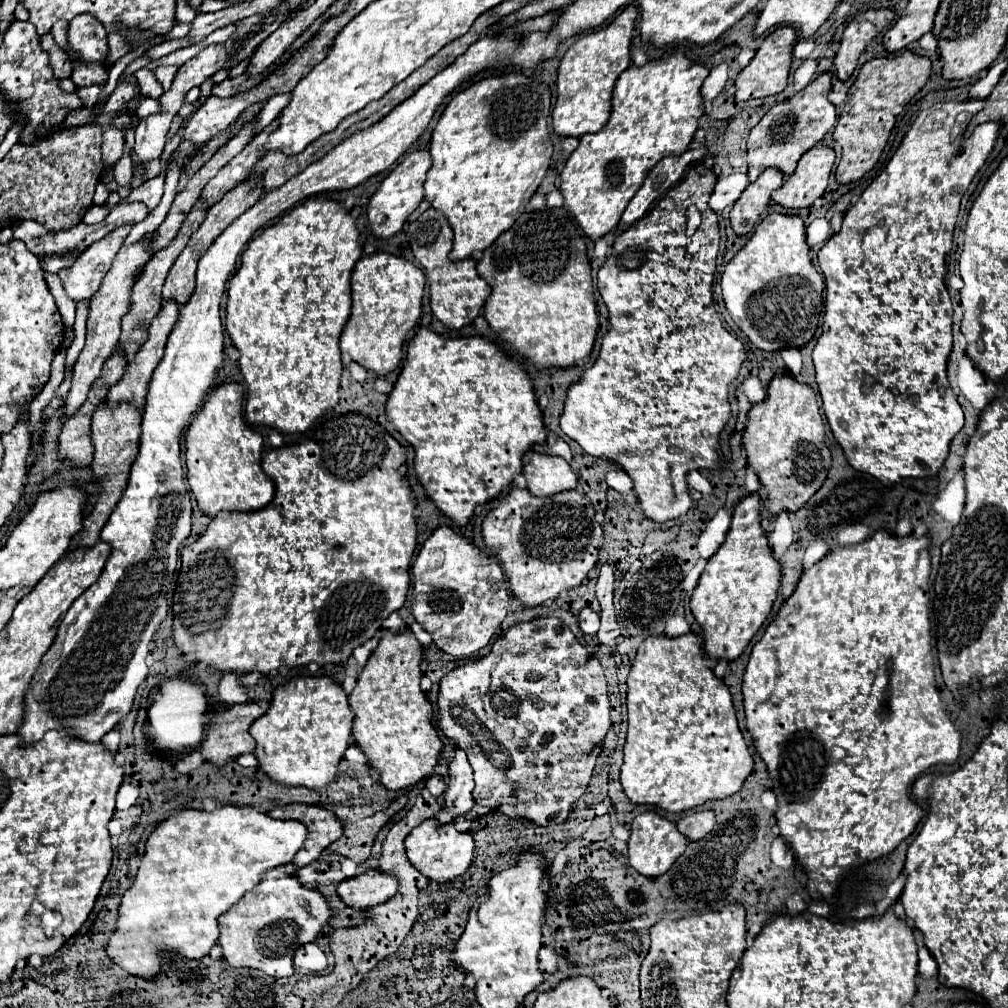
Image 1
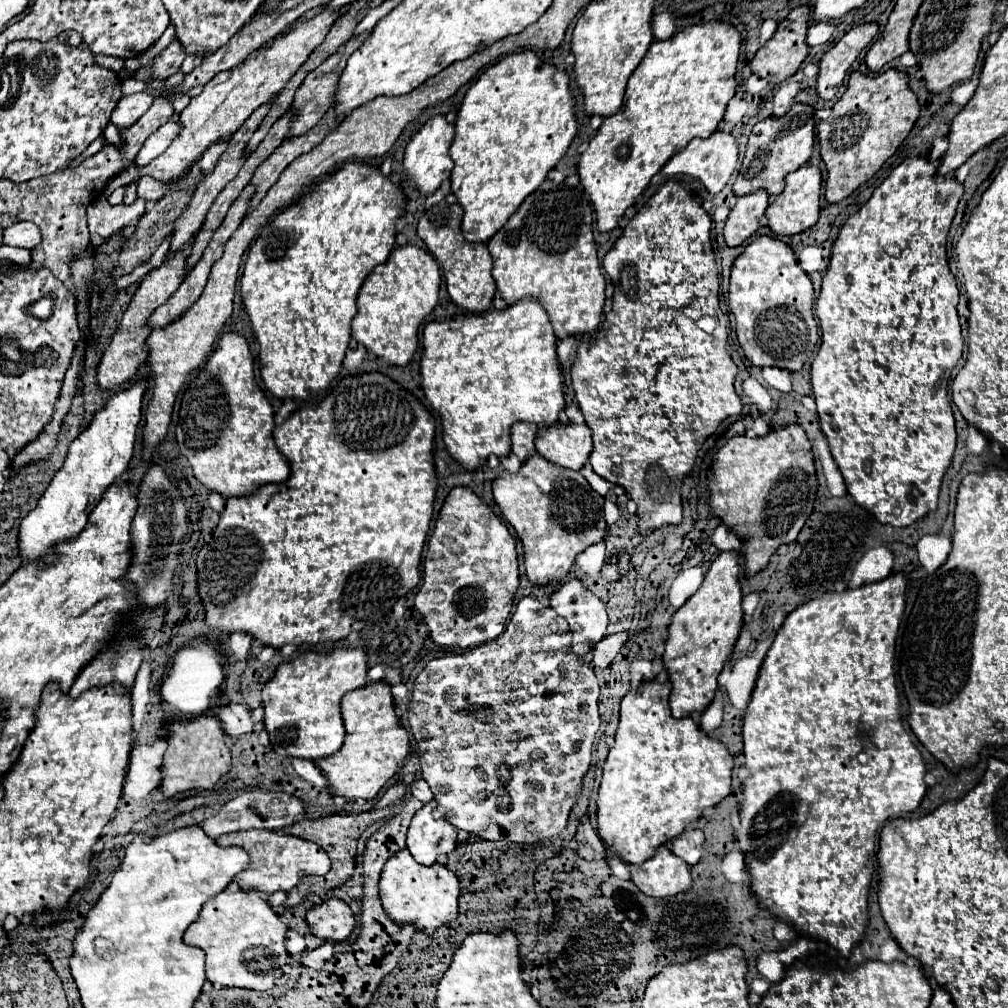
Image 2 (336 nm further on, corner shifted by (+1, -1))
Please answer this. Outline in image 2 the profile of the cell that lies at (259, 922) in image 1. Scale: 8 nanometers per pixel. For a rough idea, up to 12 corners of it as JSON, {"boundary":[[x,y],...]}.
{"boundary":[[232,885],[182,941],[212,985],[268,991],[290,961],[286,923]]}

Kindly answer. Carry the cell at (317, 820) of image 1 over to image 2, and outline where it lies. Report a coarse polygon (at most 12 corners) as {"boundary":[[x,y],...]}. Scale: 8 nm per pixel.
{"boundary":[[248,829],[216,839],[250,855],[234,875],[242,891],[290,891],[326,875],[316,843],[280,831]]}

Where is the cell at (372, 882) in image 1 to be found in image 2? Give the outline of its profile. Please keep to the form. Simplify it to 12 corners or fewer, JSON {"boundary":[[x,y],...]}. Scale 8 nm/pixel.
{"boundary":[[326,899],[306,915],[310,933],[346,941],[354,915],[340,899]]}

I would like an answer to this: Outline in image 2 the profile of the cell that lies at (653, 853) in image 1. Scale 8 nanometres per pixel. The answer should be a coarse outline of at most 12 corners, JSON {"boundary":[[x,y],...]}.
{"boundary":[[668,847],[638,867],[634,885],[664,899],[692,885],[690,869]]}

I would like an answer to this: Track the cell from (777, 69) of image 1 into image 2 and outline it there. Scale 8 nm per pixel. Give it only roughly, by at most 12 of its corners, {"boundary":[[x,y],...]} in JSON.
{"boundary":[[798,5],[754,55],[752,73],[778,85],[808,55],[808,5]]}

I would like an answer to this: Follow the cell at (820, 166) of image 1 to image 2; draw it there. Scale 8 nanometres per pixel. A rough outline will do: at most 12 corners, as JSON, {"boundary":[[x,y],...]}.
{"boundary":[[802,165],[766,209],[776,235],[798,235],[820,213],[820,169]]}

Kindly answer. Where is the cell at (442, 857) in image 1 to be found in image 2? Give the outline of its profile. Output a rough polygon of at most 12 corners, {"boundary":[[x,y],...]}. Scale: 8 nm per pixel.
{"boundary":[[404,849],[384,863],[388,919],[432,937],[458,917],[458,877]]}

